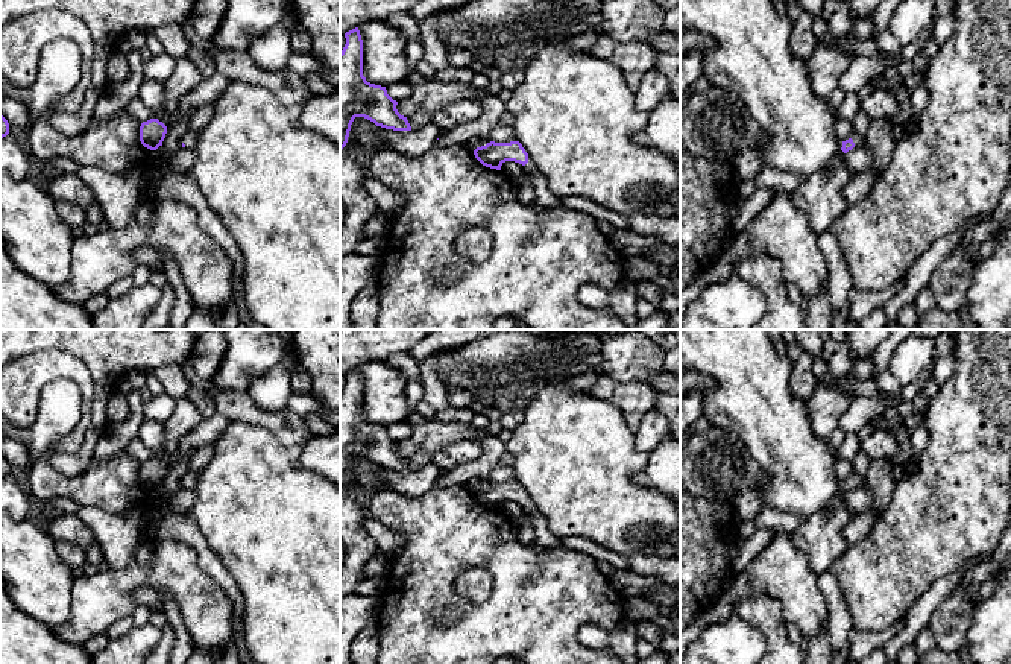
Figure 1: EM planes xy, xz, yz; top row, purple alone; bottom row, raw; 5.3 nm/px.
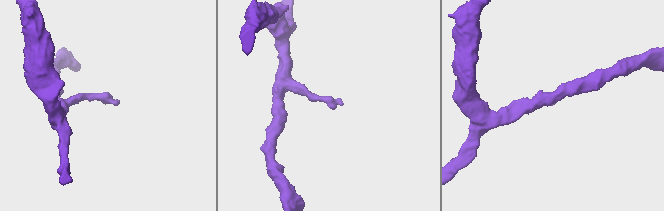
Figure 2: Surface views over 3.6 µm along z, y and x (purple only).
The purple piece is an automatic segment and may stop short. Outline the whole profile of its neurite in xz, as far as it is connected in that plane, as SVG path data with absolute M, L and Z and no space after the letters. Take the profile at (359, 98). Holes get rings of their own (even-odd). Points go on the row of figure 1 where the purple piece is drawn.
M358 27L346 32L345 38L346 44L340 52L340 152L355 117L364 117L386 129L411 131L386 87L370 84L363 76L363 40Z

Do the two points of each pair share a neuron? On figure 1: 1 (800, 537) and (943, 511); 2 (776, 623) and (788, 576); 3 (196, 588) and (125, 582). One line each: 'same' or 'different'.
1: different
2: different
3: same

